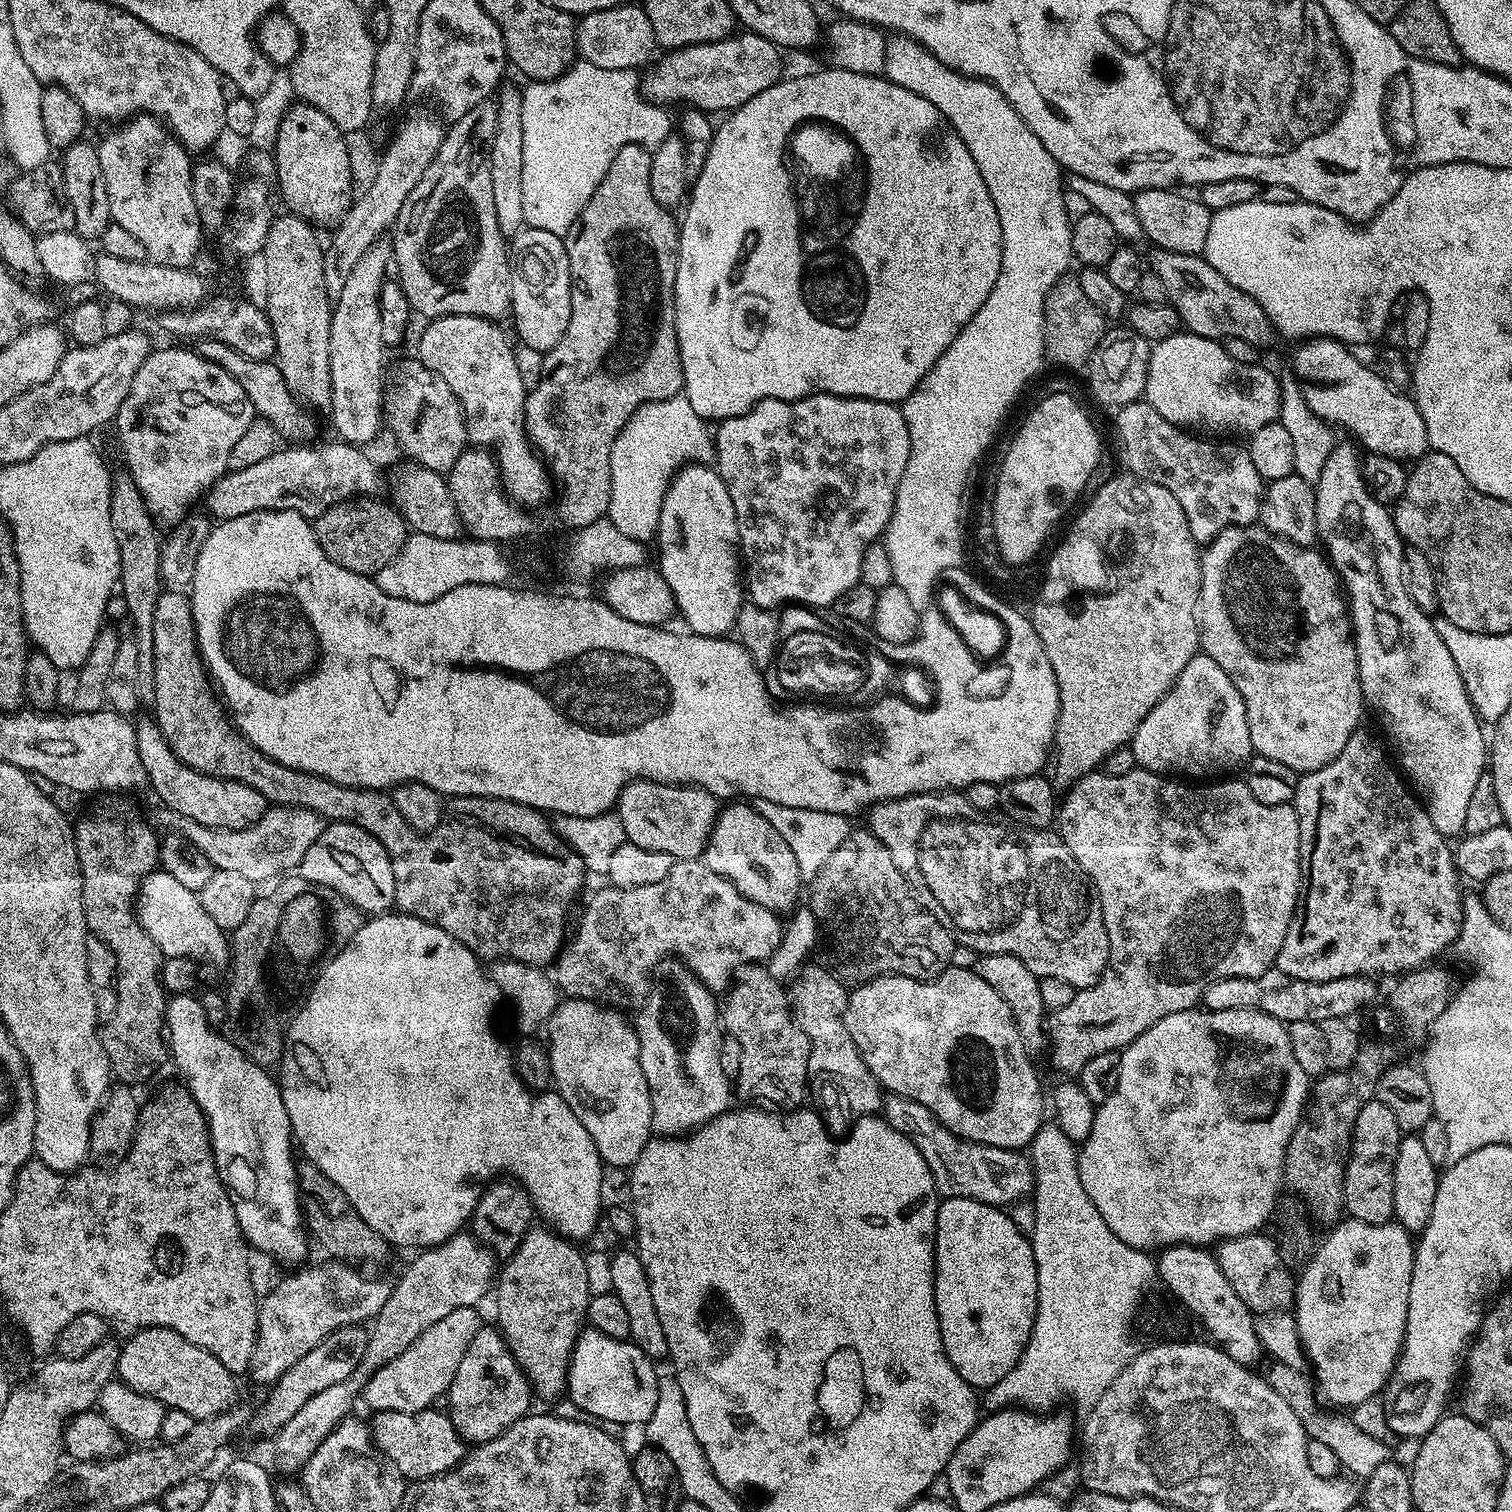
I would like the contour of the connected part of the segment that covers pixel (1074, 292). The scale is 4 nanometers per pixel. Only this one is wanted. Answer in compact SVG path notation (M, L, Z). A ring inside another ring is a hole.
M1061 278L1048 292L1044 303L1044 354L1049 361L1064 368L1083 369L1092 359L1106 331L1106 318L1096 304L1086 298L1079 279Z

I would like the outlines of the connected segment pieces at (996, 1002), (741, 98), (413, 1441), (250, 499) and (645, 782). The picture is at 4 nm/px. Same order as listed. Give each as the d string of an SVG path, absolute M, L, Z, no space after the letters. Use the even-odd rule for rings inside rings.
M949 966L934 980L879 976L868 984L853 987L848 993L844 1021L854 1046L858 1046L858 1054L862 1054L862 1062L866 1062L881 1089L926 1106L955 1136L975 1144L1024 1150L1045 1123L1046 1092L1040 1089L1040 1076L1018 1034L1010 1006L971 967Z
M747 30L713 44L691 44L669 51L660 61L657 59L641 75L640 93L661 106L680 104L701 108L709 114L727 114L781 79L780 56L781 49L774 42Z
M435 1407L423 1408L421 1412L377 1412L370 1420L372 1438L381 1454L395 1464L396 1469L404 1475L405 1481L431 1480L434 1476L441 1476L452 1468L458 1467L466 1455L466 1441L458 1434L452 1417L447 1411L436 1412Z
M335 442L321 448L312 446L284 446L270 458L246 470L227 471L206 493L209 517L217 521L229 520L242 514L270 510L290 510L300 516L315 518L333 504L343 500L368 498L380 488L380 468L367 456L363 447Z
M641 778L633 784L627 784L620 791L620 799L617 800L614 811L620 817L627 843L642 846L642 850L662 850L662 854L670 854L673 861L695 860L703 857L712 827L716 824L718 800L706 789L691 784L659 784L657 780Z

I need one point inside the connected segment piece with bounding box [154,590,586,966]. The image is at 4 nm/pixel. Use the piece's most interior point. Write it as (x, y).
(494, 874)

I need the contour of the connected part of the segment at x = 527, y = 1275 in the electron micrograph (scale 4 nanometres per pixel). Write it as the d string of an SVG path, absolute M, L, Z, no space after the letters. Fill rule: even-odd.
M533 1226L526 1235L520 1237L518 1250L507 1257L508 1264L499 1269L498 1279L494 1284L496 1292L496 1320L501 1336L508 1344L508 1349L520 1363L520 1368L528 1375L533 1393L544 1400L556 1400L565 1395L568 1387L568 1363L572 1360L572 1351L576 1339L586 1328L588 1314L588 1268L584 1265L584 1256L577 1245L564 1239L551 1227Z

